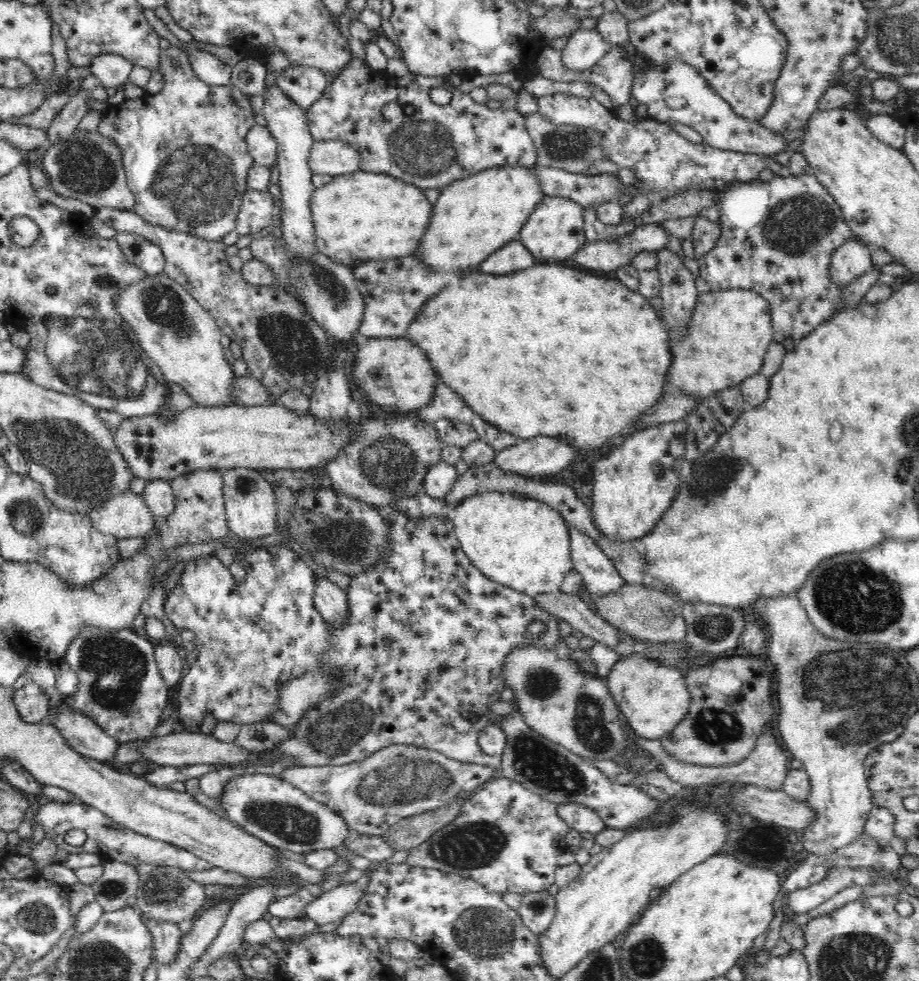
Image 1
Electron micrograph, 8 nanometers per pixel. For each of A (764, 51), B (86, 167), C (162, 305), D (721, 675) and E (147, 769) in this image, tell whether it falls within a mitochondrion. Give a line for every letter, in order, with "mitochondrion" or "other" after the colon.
A: other
B: mitochondrion
C: mitochondrion
D: other
E: other

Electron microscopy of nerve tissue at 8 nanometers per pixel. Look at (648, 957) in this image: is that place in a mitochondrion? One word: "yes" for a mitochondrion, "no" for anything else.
yes

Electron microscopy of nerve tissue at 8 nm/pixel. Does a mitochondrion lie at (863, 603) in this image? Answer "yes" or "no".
yes

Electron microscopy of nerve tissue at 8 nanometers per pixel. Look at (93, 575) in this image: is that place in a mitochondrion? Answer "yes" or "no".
no

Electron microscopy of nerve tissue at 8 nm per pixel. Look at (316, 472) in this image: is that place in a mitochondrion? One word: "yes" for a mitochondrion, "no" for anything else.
no

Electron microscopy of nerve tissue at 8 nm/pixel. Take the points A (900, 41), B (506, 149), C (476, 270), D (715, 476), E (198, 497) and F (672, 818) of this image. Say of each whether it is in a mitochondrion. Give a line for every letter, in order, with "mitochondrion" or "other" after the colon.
A: mitochondrion
B: other
C: other
D: mitochondrion
E: other
F: other

